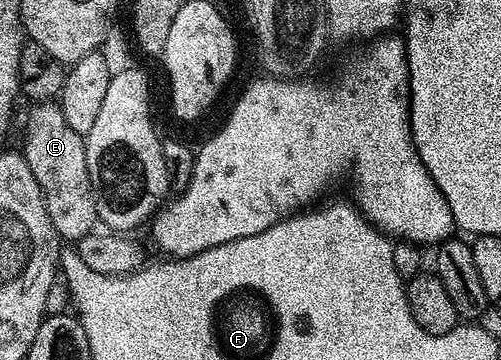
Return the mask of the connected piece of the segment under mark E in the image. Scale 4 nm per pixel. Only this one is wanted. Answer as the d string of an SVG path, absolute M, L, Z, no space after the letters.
M38 102L26 116L26 137L22 140L20 151L26 157L28 170L32 170L32 178L36 178L36 186L40 186L40 194L44 198L44 206L48 210L48 218L52 218L52 226L59 237L66 242L76 242L84 238L84 234L95 231L99 223L98 202L86 161L86 142L83 136L76 134L68 122L64 122L61 107L54 102Z

